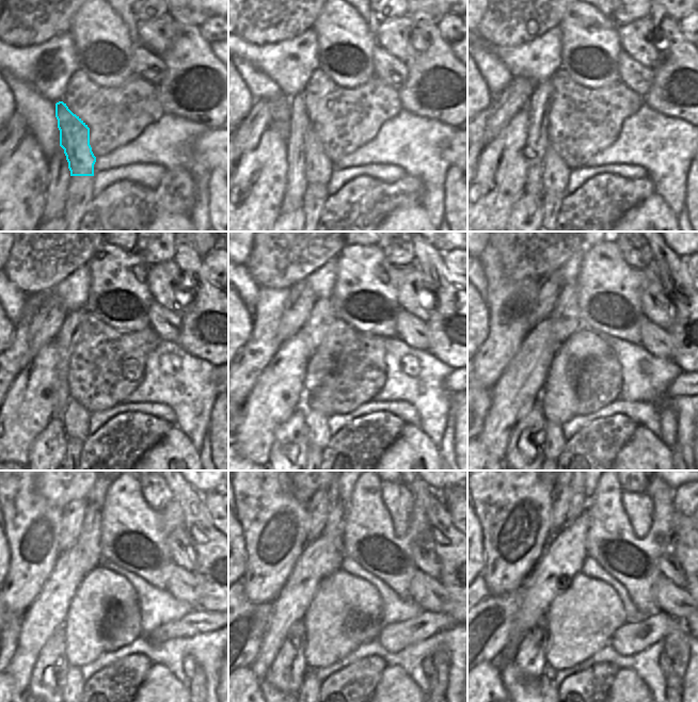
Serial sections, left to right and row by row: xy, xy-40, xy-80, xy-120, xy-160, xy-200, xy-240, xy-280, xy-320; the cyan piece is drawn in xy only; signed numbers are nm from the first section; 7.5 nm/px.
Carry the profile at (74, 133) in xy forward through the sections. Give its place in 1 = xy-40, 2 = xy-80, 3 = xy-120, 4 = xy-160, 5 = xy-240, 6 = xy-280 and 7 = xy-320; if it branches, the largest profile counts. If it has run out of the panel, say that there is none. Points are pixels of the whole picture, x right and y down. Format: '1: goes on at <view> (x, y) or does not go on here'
1: goes on at xy-40 (318, 168)
2: goes on at xy-80 (555, 173)
3: goes on at xy-120 (75, 417)
4: goes on at xy-160 (318, 434)
5: goes on at xy-240 (74, 683)
6: goes on at xy-280 (311, 687)
7: goes on at xy-320 (550, 687)

